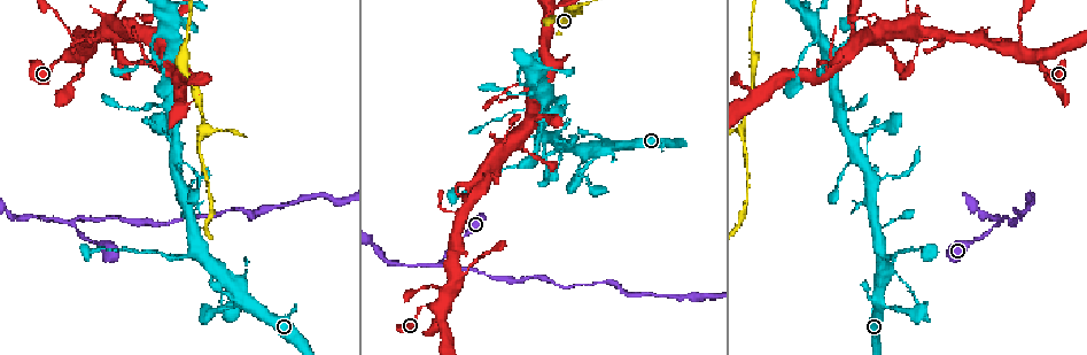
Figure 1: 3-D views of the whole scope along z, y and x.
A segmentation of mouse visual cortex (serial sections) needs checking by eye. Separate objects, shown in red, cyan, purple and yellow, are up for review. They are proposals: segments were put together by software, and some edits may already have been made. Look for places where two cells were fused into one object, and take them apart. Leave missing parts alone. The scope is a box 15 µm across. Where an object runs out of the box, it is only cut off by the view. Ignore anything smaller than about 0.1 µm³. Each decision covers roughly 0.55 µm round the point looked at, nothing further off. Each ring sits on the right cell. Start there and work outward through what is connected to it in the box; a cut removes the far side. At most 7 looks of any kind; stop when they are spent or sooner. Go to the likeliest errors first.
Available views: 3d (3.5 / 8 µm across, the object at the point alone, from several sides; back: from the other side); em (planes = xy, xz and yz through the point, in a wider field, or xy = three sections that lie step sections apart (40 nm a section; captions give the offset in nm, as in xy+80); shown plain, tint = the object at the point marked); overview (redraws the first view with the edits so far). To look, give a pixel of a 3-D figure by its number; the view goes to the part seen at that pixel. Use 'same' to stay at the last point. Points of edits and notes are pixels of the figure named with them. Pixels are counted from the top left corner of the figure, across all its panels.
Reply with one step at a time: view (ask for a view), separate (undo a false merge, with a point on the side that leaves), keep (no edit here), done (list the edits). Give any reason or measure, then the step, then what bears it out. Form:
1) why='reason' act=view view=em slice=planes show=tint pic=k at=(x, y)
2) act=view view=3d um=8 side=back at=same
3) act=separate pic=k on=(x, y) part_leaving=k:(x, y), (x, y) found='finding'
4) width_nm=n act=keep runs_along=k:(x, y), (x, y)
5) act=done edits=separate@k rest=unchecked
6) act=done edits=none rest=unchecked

why='abrupt turn' act=view view=3d um=8 pic=1 at=(441, 260)

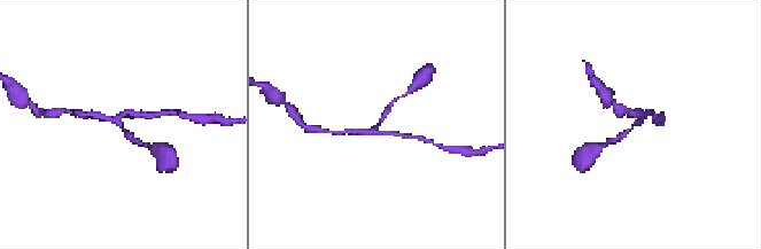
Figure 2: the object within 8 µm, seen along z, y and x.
act=view view=3d um=3.5 pic=2 at=(121, 121)

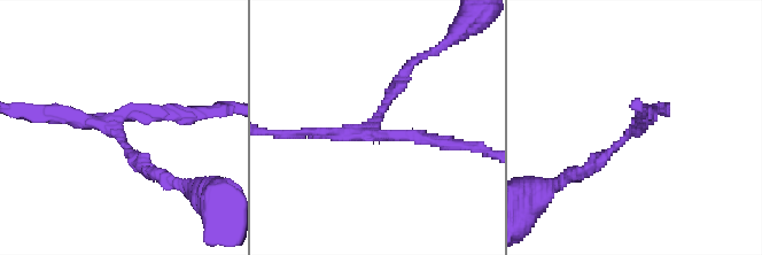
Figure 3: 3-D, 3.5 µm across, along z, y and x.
arm_widths_nm=150,200,200 act=keep runs_along=3:(577, 174), (651, 114) found='all the same cell'

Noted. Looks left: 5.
why='thin neck' act=view view=3d um=3.5 side=back pic=1 at=(569, 13)

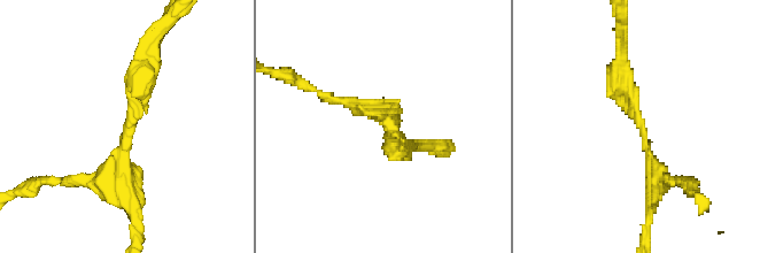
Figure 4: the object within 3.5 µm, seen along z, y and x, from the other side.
arms=3 arm_widths_nm=250,300,300 why='shape alone is not enough' act=view view=em slice=planes show=tint pic=4 at=(642, 140)

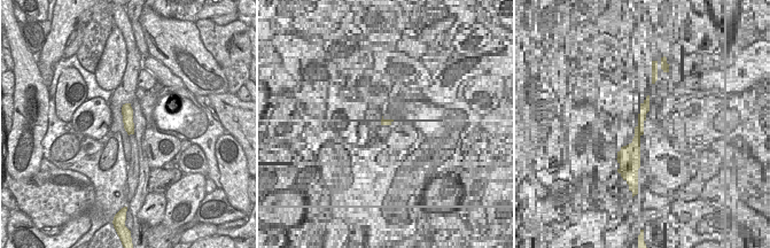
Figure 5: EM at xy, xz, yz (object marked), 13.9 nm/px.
why='cut it another way' act=view view=em slice=xy step=1 show=tint at=same

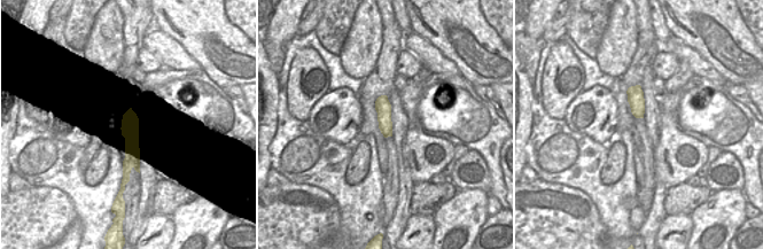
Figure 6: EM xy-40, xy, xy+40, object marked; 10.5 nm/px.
width_nm=170 act=keep runs_along=4:(617, 70), (657, 176), (651, 205) found='one cell here'

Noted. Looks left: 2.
why='four arms meet' act=view view=3d um=3.5 pic=1 at=(457, 276)

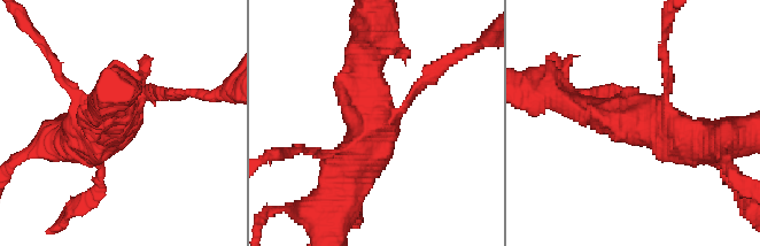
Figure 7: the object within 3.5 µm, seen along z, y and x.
arm_widths_nm=100,100,300,600 act=keep runs_along=7:(700, 140), (563, 101) found='all the same cell'

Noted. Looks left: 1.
act=done edits=none rest=unchecked

